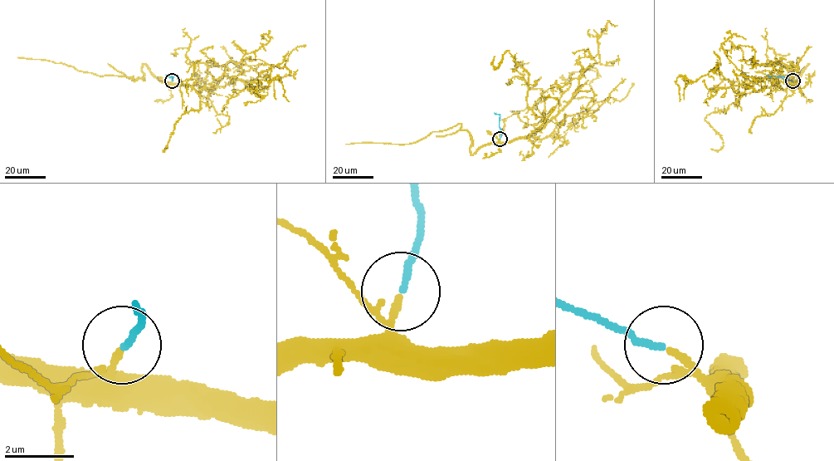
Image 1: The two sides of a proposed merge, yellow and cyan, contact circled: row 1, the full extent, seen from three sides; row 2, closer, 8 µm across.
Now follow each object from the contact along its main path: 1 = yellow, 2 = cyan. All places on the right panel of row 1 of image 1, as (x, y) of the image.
1: (793, 80), (796, 84), (785, 89), (772, 77), (733, 85), (714, 67), (695, 81), (678, 76), (680, 101)
2: (792, 80), (781, 76), (768, 77), (767, 75)

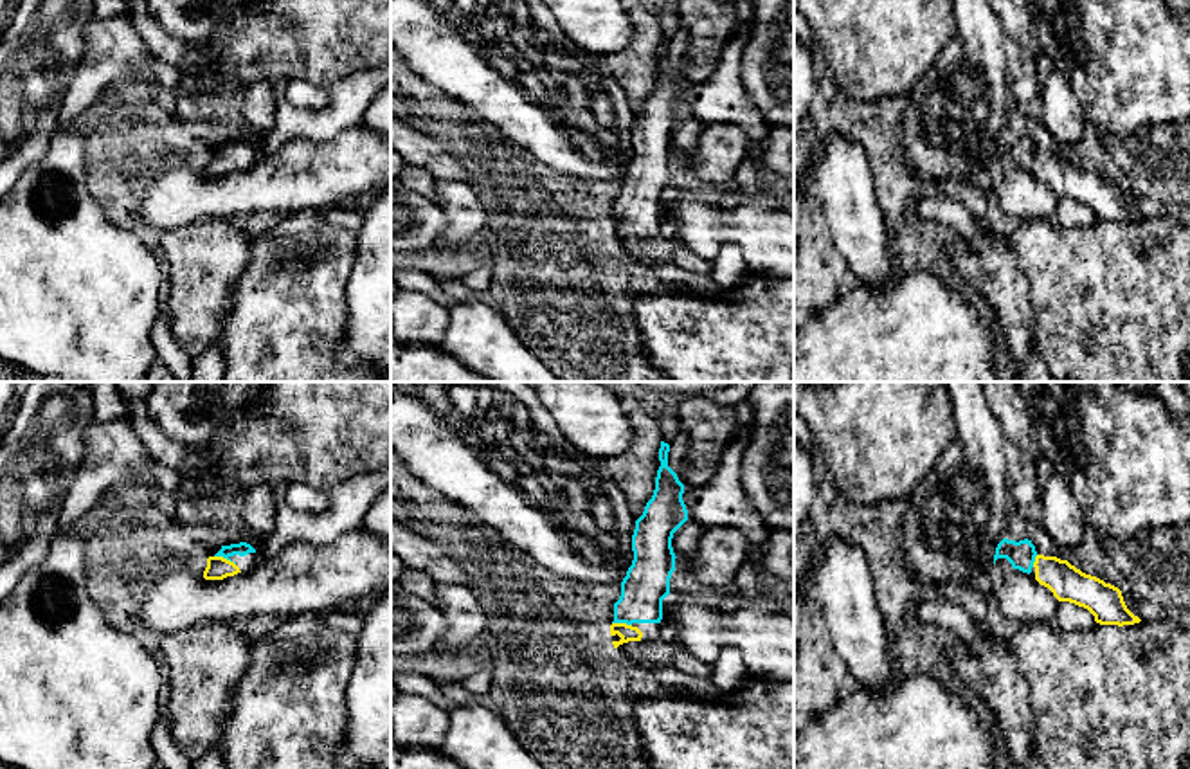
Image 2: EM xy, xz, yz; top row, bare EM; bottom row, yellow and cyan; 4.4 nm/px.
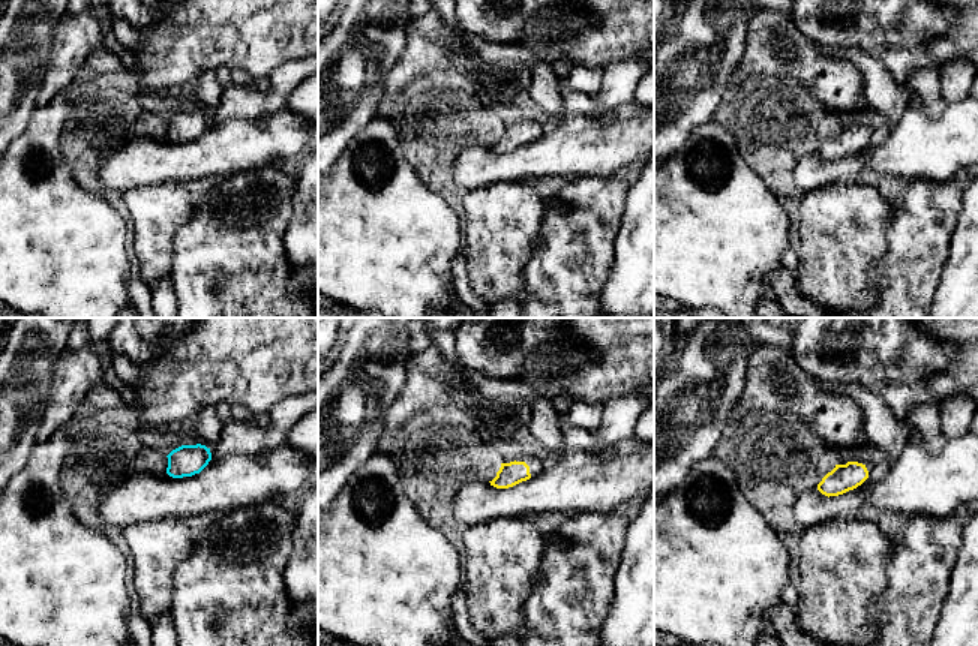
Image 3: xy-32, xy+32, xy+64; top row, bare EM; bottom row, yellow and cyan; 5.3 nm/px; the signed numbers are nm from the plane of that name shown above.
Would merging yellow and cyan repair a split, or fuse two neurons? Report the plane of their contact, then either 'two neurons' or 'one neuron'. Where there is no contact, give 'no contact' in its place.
xy | one neuron

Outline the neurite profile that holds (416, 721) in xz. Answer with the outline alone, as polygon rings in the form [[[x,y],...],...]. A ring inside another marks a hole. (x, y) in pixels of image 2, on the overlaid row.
[[[400,693],[391,704],[391,733],[398,746],[439,749],[448,729],[448,711],[423,695]]]

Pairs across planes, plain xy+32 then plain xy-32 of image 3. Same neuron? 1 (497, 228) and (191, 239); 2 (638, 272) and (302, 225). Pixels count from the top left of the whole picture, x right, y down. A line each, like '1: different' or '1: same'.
1: different
2: same

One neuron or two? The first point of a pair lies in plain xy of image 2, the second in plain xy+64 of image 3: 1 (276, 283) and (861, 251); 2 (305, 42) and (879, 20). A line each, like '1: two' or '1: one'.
1: two
2: two

